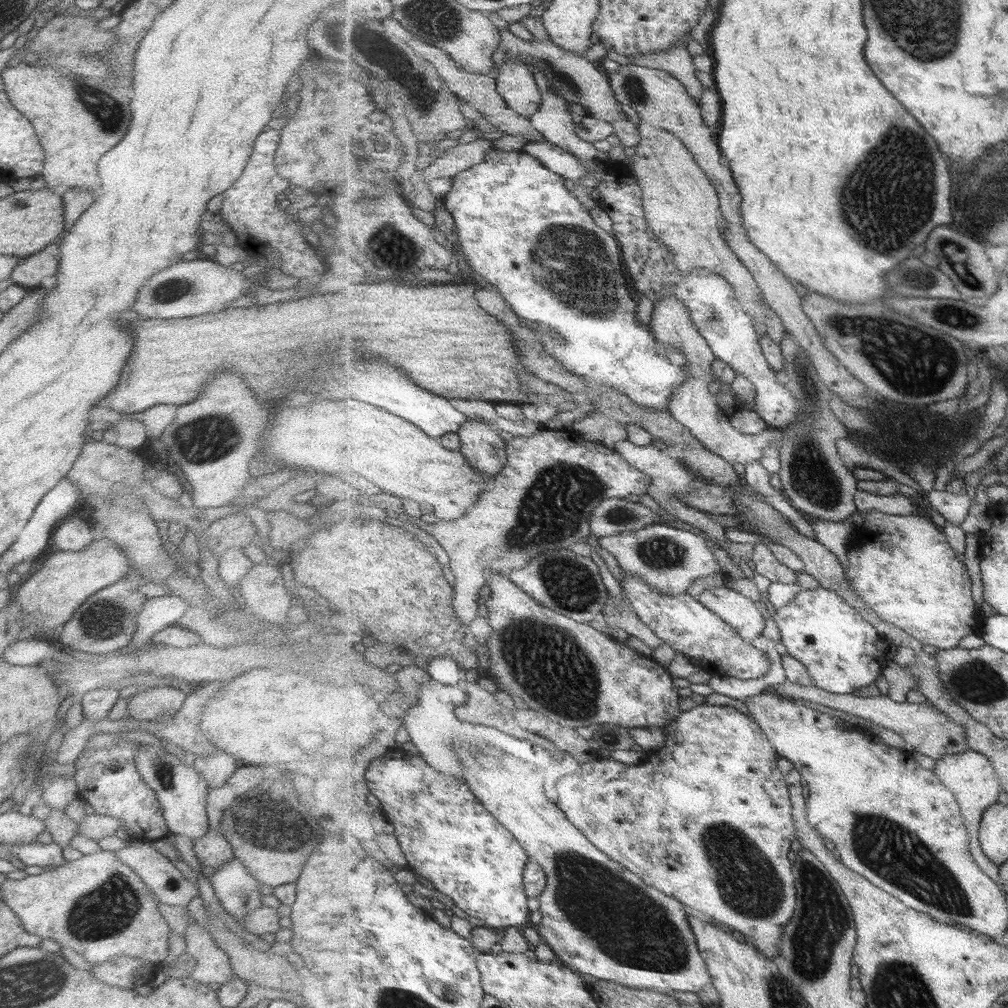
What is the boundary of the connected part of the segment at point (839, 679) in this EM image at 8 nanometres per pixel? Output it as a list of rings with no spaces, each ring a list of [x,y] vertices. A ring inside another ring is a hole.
[[[804,589],[792,604],[776,613],[773,619],[781,626],[789,654],[808,666],[820,688],[852,694],[854,689],[875,684],[890,663],[878,646],[880,640],[887,641],[881,632],[834,589]]]

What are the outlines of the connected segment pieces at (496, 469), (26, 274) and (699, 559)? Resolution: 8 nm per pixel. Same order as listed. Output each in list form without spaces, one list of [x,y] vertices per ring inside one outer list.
[[[480,418],[470,419],[470,422],[464,424],[459,434],[463,442],[461,452],[476,470],[496,478],[506,468],[509,462],[508,441],[500,436],[493,423]]]
[[[46,250],[23,257],[12,271],[11,278],[16,285],[40,286],[46,276],[56,274],[59,261]]]
[[[658,523],[642,530],[626,531],[621,535],[602,537],[600,545],[611,552],[625,573],[643,578],[652,590],[664,596],[686,594],[696,580],[718,576],[722,566],[703,534],[694,534],[666,524]]]

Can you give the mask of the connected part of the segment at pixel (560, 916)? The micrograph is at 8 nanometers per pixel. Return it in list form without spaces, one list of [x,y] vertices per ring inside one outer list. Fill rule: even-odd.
[[[465,741],[462,745],[463,747],[458,748],[458,754],[472,790],[476,790],[476,794],[480,794],[480,800],[492,810],[492,814],[516,834],[516,838],[520,838],[524,846],[528,846],[530,858],[547,870],[549,885],[539,898],[544,918],[538,926],[538,932],[554,948],[559,959],[583,976],[618,982],[640,990],[700,994],[708,984],[714,983],[696,933],[692,931],[692,910],[679,899],[650,886],[640,875],[600,850],[571,821],[564,809],[548,798],[546,768],[536,766],[532,760],[516,762],[516,758],[512,758],[511,754],[504,754],[502,750],[500,754],[487,747],[479,747],[477,750],[477,744],[472,741]]]

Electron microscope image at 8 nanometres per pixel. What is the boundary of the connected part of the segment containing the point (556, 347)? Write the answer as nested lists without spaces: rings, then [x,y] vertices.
[[[494,148],[487,152],[486,161],[461,172],[454,178],[453,188],[446,194],[443,201],[455,219],[456,230],[460,234],[459,242],[461,242],[463,252],[473,266],[473,270],[499,289],[507,303],[512,305],[512,308],[522,319],[553,328],[553,332],[540,333],[542,342],[550,354],[558,358],[568,370],[579,374],[581,377],[586,377],[589,381],[596,382],[598,385],[608,385],[619,391],[623,390],[624,394],[632,397],[632,400],[635,400],[640,406],[648,407],[652,413],[669,412],[669,404],[676,396],[679,386],[682,386],[689,379],[686,355],[681,348],[676,348],[671,344],[662,344],[657,340],[655,333],[652,335],[646,326],[642,327],[637,321],[638,304],[634,300],[630,288],[628,288],[630,284],[628,284],[628,275],[624,272],[624,269],[626,270],[625,260],[620,243],[614,234],[608,234],[606,230],[602,230],[594,222],[594,216],[590,214],[590,210],[578,200],[578,197],[573,194],[573,190],[566,186],[564,175],[548,169],[539,158],[526,153],[524,150],[503,151]]]

